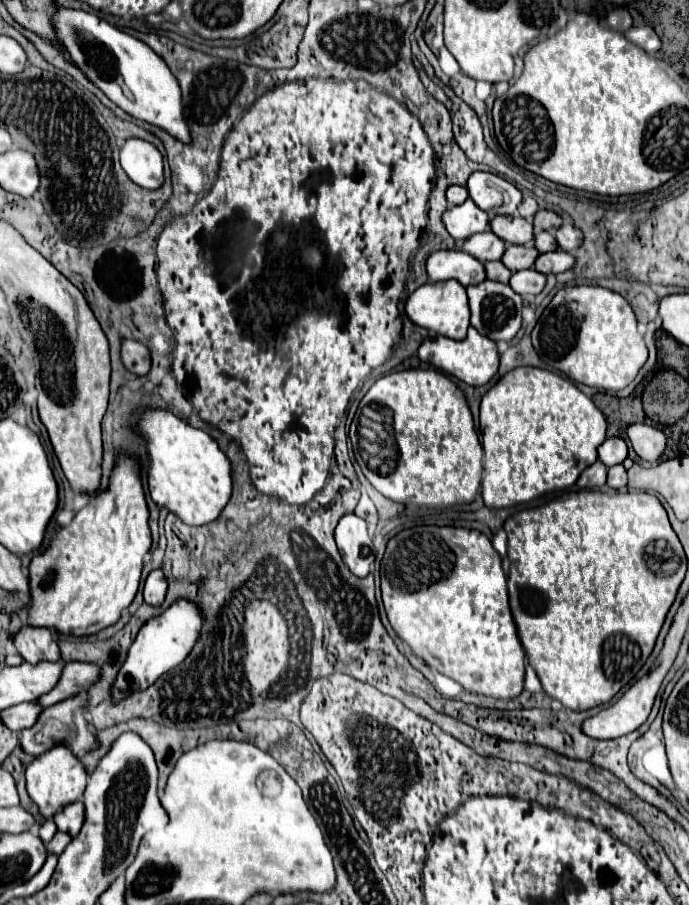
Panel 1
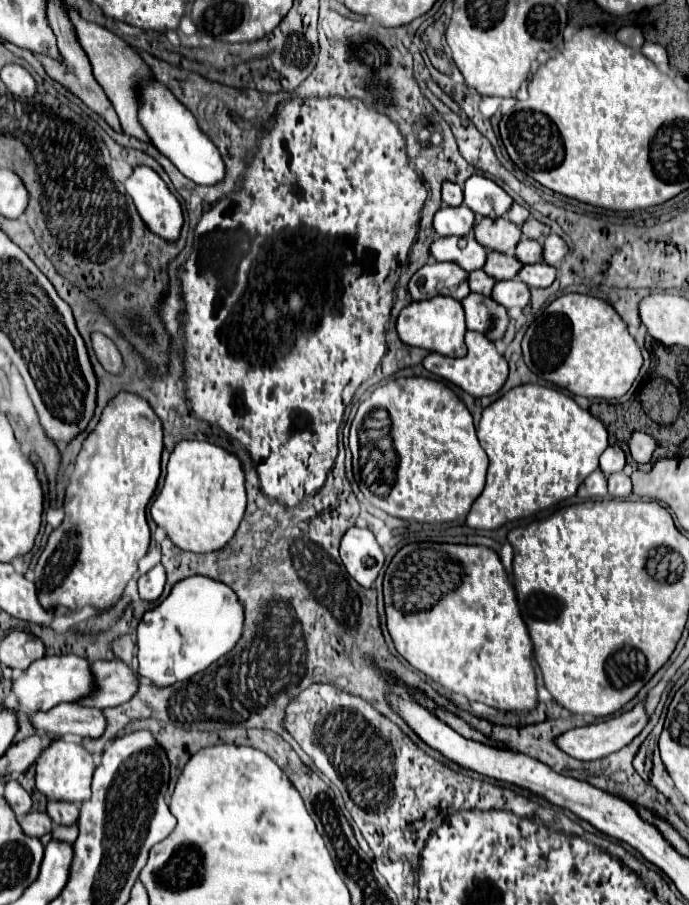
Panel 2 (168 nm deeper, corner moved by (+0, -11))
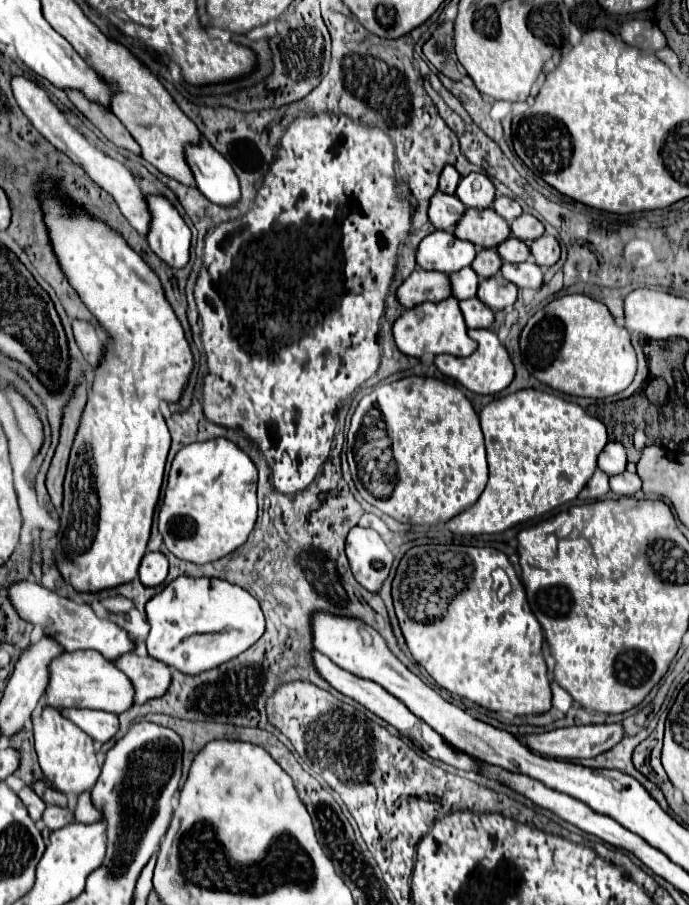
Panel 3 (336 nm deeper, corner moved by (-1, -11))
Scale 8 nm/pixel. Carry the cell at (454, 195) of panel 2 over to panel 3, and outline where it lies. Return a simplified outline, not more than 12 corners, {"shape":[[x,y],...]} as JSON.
{"shape":[[444,166],[440,174],[440,190],[454,194],[460,182],[454,166]]}

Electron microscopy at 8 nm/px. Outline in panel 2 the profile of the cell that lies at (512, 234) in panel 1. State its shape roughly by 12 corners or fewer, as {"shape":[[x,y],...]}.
{"shape":[[505,216],[483,218],[475,238],[487,250],[511,254],[521,228]]}

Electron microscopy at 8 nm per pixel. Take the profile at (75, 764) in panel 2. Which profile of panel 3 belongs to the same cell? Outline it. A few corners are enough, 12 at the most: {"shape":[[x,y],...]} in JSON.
{"shape":[[44,706],[32,716],[38,762],[60,792],[92,790],[94,740]]}

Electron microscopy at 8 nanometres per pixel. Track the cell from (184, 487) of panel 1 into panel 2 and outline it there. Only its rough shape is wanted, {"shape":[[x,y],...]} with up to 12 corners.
{"shape":[[175,444],[151,516],[175,546],[223,548],[245,512],[237,456]]}

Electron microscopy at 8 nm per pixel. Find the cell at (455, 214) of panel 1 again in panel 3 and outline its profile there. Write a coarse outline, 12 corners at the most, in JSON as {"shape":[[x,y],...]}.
{"shape":[[438,190],[430,198],[428,216],[436,230],[452,230],[464,204]]}

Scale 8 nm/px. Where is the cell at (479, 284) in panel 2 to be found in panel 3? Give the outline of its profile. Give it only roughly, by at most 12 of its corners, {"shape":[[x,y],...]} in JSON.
{"shape":[[472,268],[450,274],[456,300],[476,296],[478,276]]}

